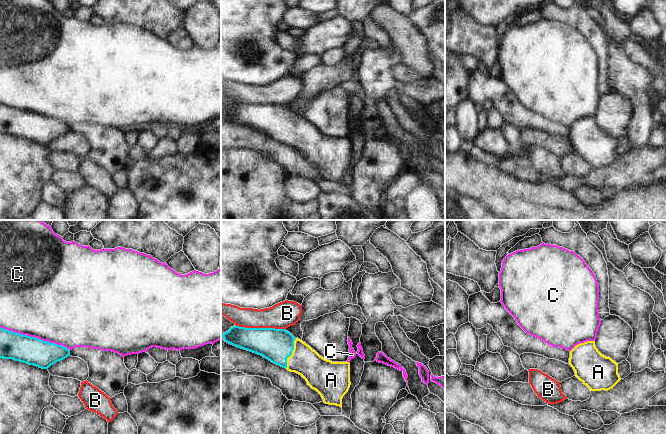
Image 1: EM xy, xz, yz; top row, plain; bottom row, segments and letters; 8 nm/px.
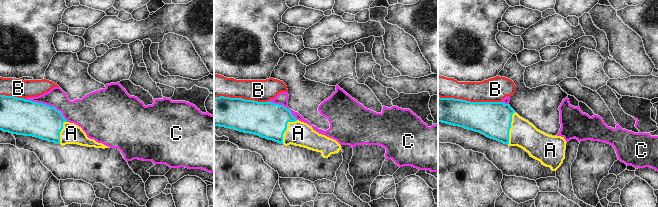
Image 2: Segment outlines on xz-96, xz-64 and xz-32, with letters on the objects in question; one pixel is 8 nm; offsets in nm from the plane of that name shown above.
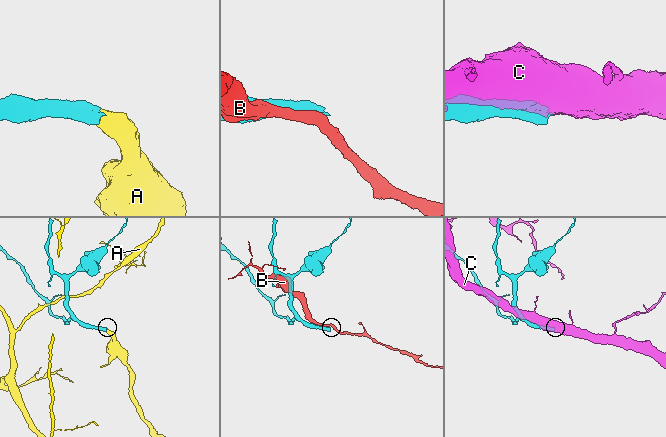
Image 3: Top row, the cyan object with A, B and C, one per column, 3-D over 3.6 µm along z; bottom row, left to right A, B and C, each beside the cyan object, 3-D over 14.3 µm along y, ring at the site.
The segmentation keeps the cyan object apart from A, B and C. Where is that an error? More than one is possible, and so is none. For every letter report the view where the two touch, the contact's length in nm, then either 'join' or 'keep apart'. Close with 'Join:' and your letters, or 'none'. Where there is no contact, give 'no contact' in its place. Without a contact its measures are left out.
A: xz | 260 nm | join
B: xz | 400 nm | keep apart
C: xy | 600 nm | keep apart
Join: A

